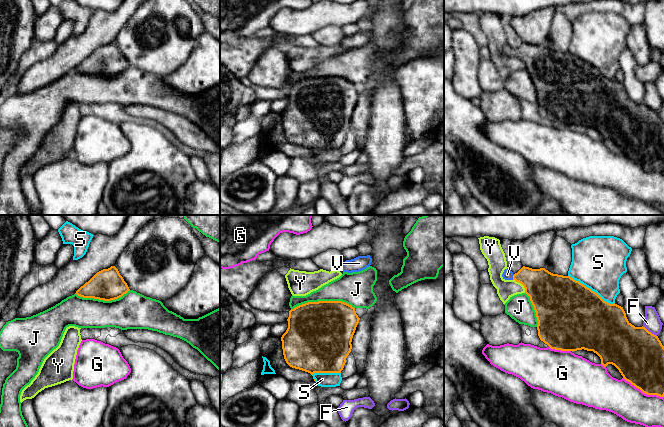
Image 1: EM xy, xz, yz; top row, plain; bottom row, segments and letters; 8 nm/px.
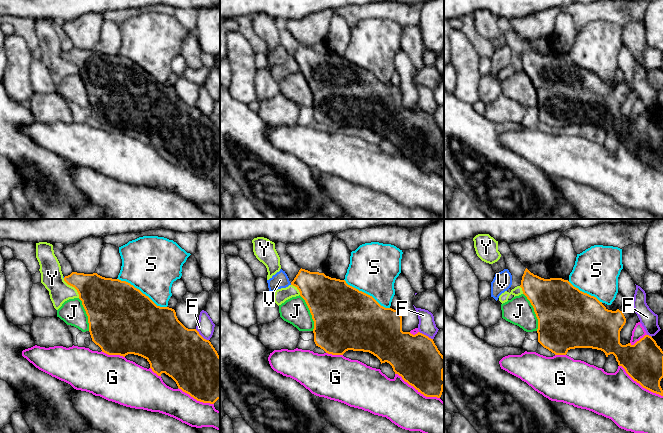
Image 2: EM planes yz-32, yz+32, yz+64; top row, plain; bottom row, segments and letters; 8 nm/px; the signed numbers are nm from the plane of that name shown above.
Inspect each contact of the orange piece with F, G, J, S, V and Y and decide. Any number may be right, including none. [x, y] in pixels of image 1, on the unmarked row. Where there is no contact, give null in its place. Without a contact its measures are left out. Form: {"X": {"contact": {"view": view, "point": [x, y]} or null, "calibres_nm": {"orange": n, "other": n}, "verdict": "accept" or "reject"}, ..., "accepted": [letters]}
{"F": {"contact": {"view": "yz", "point": [648, 107]}, "calibres_nm": {"orange": 400, "other": 140}, "verdict": "reject"}, "G": {"contact": {"view": "yz", "point": [643, 168]}, "calibres_nm": {"orange": 380, "other": 280}, "verdict": "reject"}, "J": {"contact": {"view": "xz", "point": [322, 77]}, "calibres_nm": {"orange": 500, "other": 240}, "verdict": "reject"}, "S": {"contact": {"view": "yz", "point": [590, 65]}, "calibres_nm": {"orange": 500, "other": 440}, "verdict": "reject"}, "V": {"contact": {"view": "yz", "point": [513, 53]}, "calibres_nm": {"orange": 260, "other": 80}, "verdict": "accept"}, "Y": {"contact": {"view": "yz", "point": [521, 59]}, "calibres_nm": {"orange": 340, "other": 150}, "verdict": "reject"}, "accepted": ["V"]}

